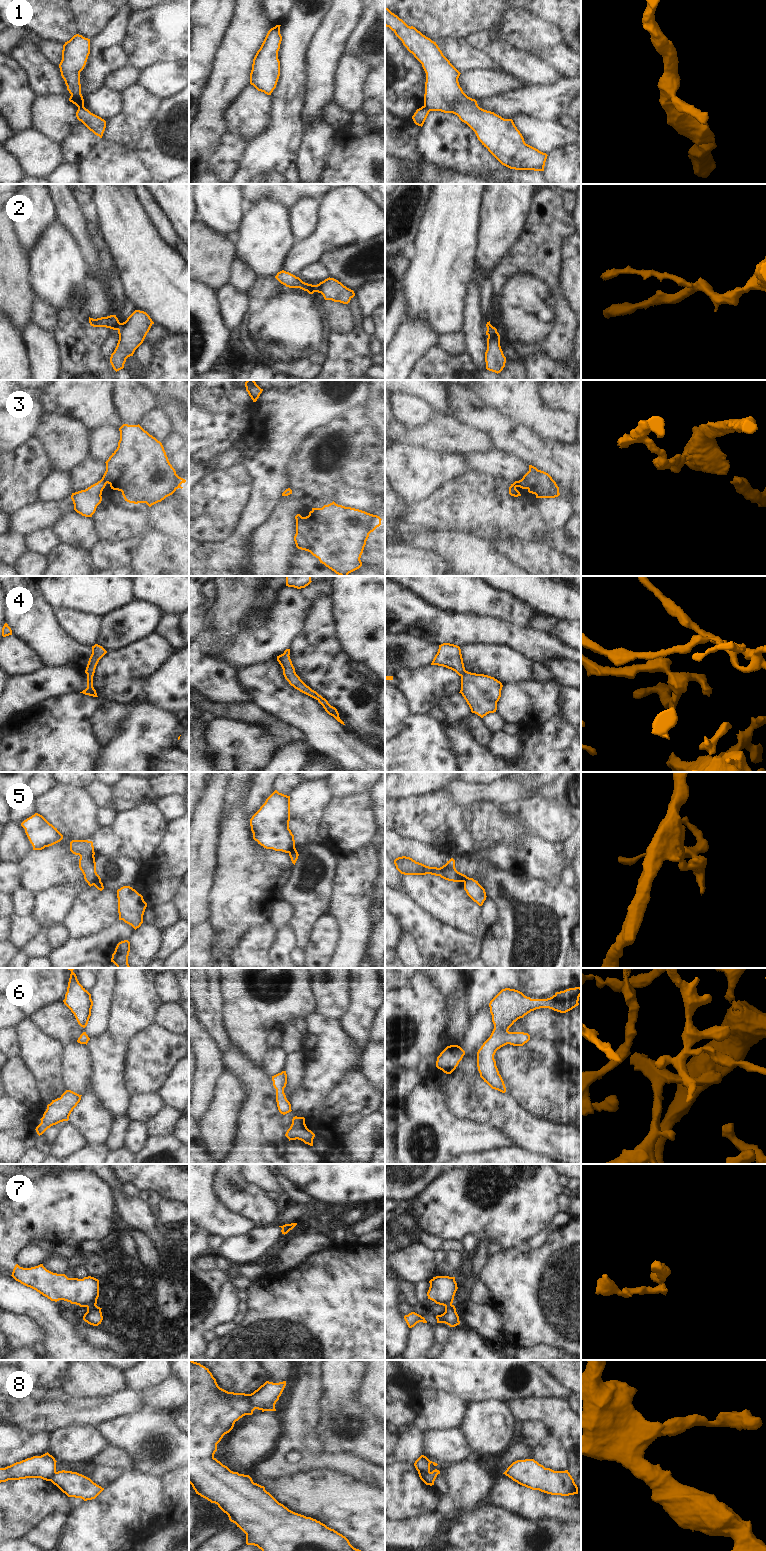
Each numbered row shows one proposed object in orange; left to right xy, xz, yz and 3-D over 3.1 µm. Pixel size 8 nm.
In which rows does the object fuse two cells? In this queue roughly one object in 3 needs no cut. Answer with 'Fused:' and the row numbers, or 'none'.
Fused: 1, 2, 3, 5, 7, 8

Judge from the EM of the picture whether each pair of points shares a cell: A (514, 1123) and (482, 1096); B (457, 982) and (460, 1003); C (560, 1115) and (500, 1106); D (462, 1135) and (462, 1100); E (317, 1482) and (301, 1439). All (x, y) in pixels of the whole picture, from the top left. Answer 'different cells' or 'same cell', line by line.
A: same cell
B: same cell
C: different cells
D: different cells
E: different cells

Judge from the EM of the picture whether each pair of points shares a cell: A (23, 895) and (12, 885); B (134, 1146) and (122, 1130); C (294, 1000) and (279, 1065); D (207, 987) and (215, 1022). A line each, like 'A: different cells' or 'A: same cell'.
A: different cells
B: different cells
C: different cells
D: same cell

